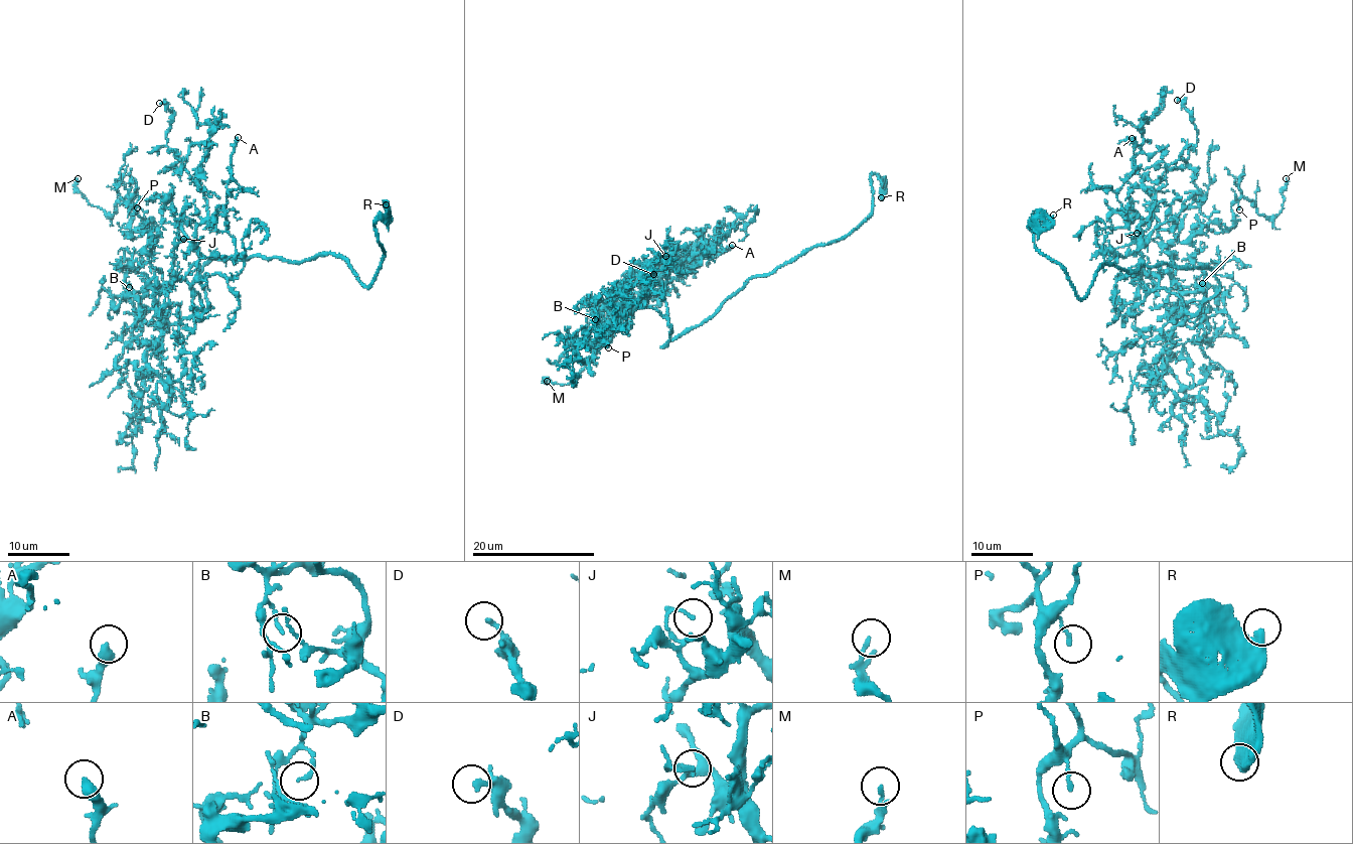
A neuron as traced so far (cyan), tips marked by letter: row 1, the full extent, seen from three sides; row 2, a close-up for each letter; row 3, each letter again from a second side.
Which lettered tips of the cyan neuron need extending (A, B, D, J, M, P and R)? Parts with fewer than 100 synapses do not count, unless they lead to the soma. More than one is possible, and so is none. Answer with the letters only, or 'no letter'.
R

